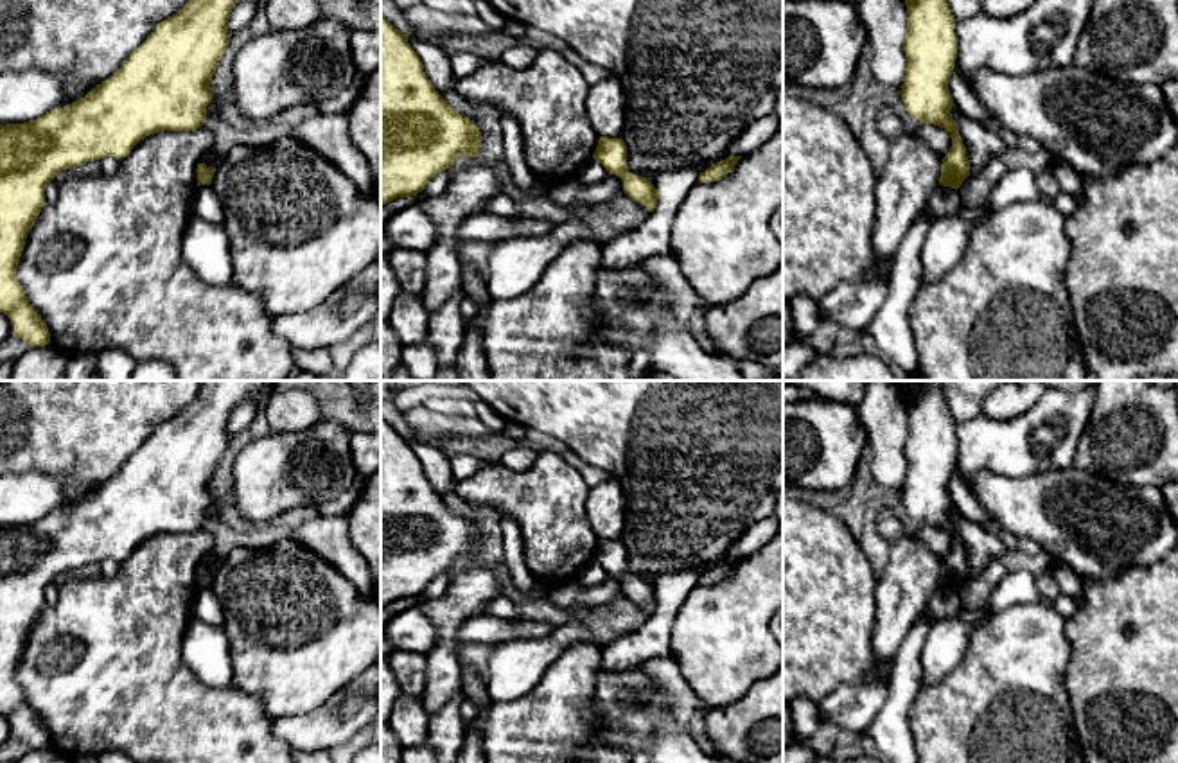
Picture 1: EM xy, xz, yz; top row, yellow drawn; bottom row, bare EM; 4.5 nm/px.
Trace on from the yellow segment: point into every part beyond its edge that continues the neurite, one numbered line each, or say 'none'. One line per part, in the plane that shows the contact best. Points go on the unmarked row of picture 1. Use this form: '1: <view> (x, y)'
none

